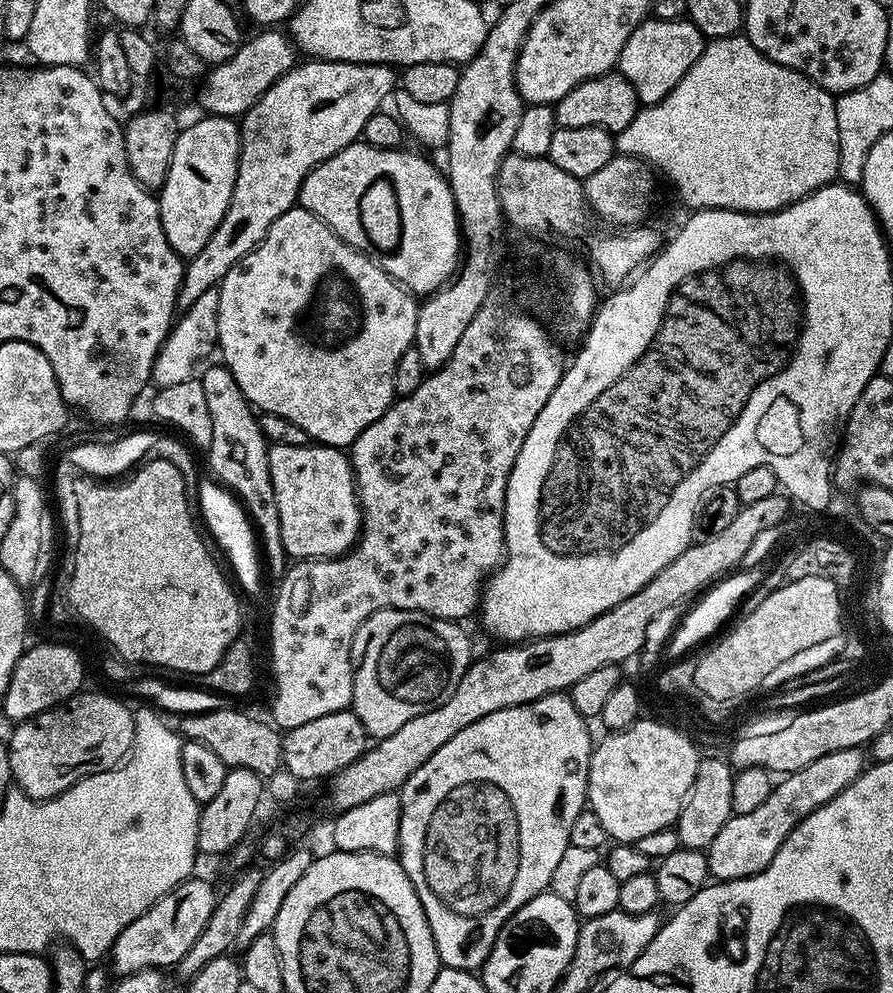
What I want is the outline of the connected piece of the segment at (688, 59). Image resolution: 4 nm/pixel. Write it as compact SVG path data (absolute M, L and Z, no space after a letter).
M645 18L632 31L618 61L619 73L636 88L636 98L641 105L657 104L670 90L682 82L682 78L698 62L704 52L706 37L697 24L687 18L652 20Z

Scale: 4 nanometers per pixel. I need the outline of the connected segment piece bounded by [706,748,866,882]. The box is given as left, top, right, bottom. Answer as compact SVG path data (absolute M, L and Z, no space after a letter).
M860 748L834 750L830 754L822 754L822 758L814 758L802 770L789 772L784 780L773 787L770 798L758 806L758 810L750 810L750 814L735 813L718 830L718 838L710 842L706 849L708 871L717 881L741 880L747 876L757 876L778 854L784 840L796 829L800 821L821 805L832 800L846 785L852 784L866 767L863 751Z

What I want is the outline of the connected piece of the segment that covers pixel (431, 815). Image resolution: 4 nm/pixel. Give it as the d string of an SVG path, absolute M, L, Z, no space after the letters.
M563 691L551 692L537 700L529 700L526 704L515 704L502 710L494 710L486 714L486 718L478 718L470 726L458 730L450 742L446 742L428 759L399 789L400 794L400 830L401 833L421 832L420 848L424 853L420 856L420 864L424 867L424 880L428 888L448 907L449 916L435 917L433 932L440 951L441 965L476 970L483 965L490 954L494 942L500 933L500 927L514 915L537 892L545 891L552 883L552 875L558 867L562 854L568 849L570 830L574 826L574 818L586 806L588 798L588 767L592 761L594 739L588 733L589 721L574 706L571 695Z

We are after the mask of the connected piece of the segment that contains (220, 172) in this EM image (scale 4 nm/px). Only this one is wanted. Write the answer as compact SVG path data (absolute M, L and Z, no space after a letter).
M204 114L201 117L181 131L166 182L158 192L162 230L181 258L196 256L210 242L210 234L218 230L230 206L240 161L239 123L230 116Z

